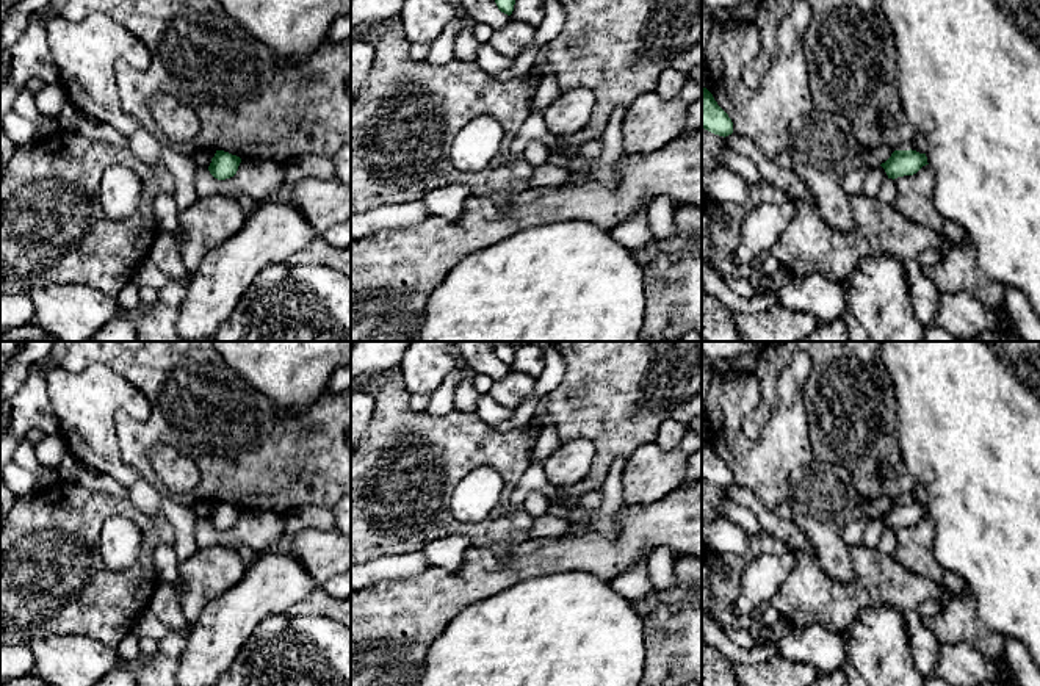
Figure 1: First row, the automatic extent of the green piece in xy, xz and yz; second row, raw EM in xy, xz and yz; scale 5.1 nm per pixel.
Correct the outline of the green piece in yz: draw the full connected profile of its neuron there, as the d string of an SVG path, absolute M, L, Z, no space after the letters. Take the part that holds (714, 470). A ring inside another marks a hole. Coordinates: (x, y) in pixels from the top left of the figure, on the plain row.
M702 439L702 478L724 489L733 484L731 470L706 439Z

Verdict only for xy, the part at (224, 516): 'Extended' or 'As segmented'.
As segmented

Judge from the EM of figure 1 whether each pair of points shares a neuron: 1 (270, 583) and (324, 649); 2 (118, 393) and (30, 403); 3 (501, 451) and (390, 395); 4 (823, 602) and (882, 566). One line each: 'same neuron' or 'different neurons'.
1: different neurons
2: different neurons
3: same neuron
4: same neuron

